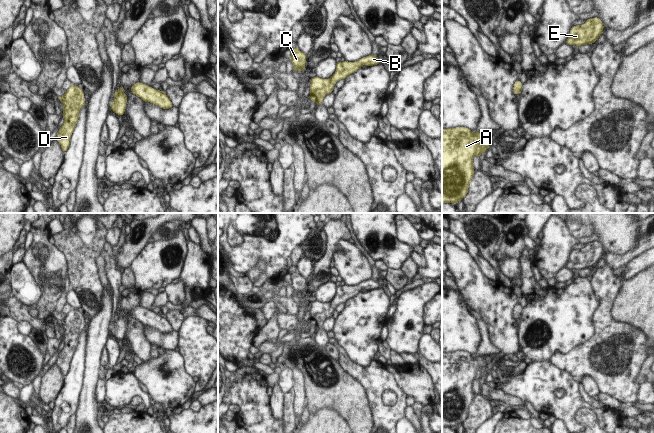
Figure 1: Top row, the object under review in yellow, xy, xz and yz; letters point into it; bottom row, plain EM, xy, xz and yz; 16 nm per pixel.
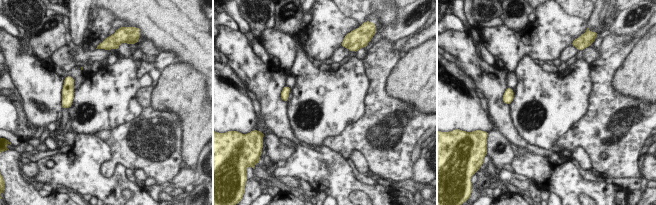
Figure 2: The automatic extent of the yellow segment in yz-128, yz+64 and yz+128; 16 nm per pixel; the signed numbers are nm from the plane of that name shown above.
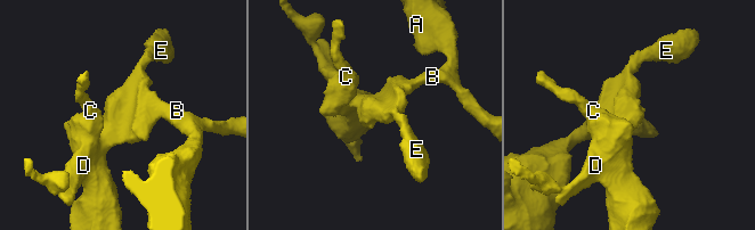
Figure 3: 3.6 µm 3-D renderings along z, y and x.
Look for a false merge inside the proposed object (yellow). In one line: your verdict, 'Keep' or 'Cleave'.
Keep

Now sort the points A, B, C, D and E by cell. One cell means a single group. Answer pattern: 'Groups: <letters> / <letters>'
Groups: A B C D E

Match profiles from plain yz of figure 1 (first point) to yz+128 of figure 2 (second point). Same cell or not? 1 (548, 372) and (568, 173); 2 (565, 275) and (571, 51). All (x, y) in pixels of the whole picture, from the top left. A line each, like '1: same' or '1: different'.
1: same
2: same

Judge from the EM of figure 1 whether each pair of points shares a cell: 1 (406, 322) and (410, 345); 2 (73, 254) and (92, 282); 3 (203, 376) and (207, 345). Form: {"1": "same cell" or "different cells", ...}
{"1": "same cell", "2": "same cell", "3": "same cell"}

